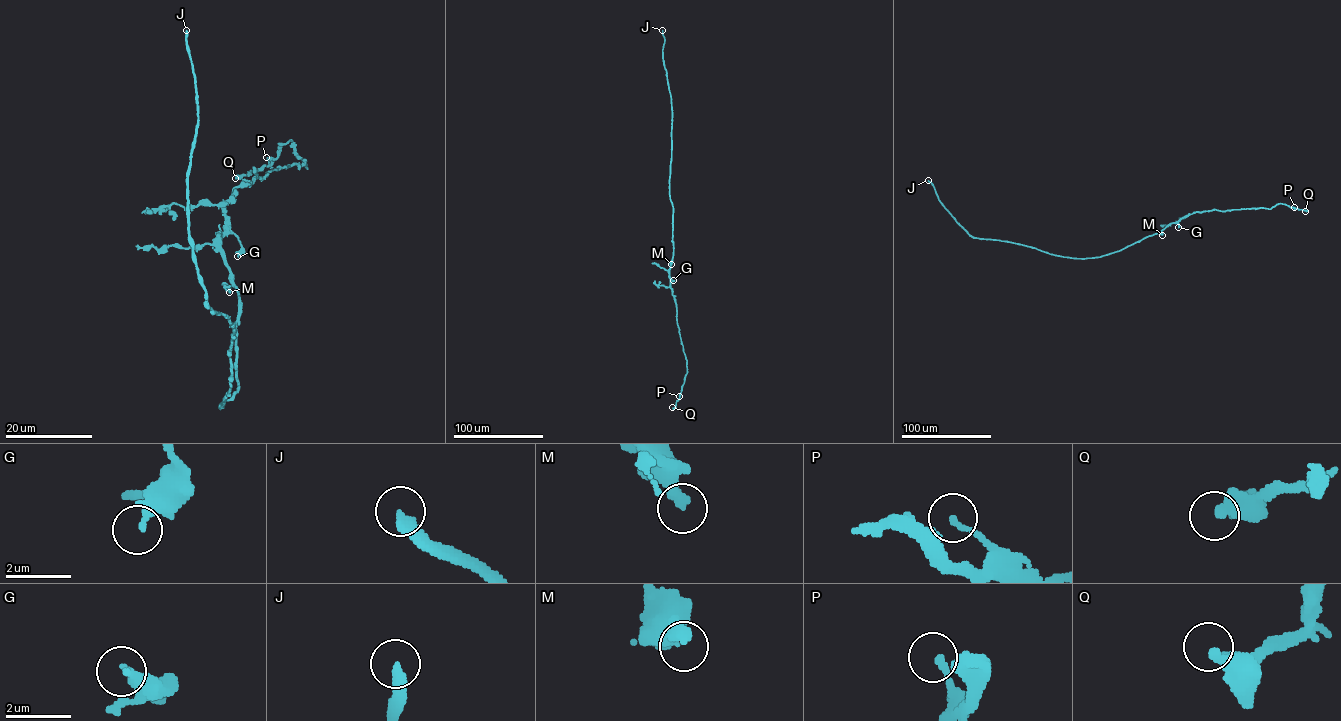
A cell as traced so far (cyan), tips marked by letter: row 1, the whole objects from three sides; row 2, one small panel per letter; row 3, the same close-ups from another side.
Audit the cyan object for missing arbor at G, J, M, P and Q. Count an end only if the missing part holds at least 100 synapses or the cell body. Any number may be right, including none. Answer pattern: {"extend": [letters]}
{"extend": ["J"]}

